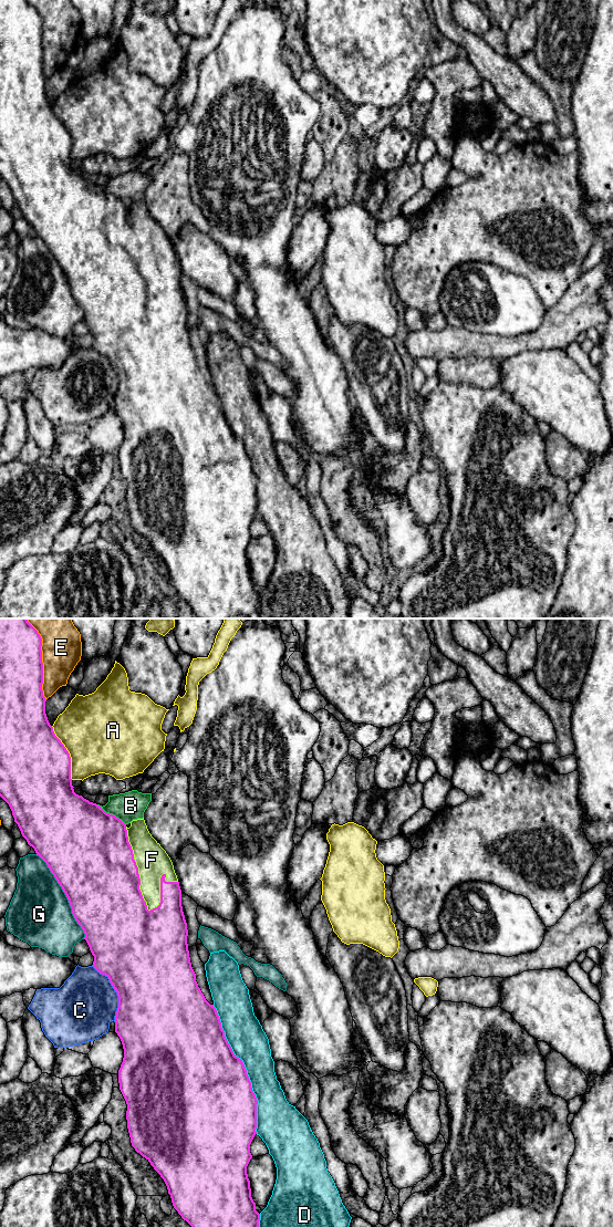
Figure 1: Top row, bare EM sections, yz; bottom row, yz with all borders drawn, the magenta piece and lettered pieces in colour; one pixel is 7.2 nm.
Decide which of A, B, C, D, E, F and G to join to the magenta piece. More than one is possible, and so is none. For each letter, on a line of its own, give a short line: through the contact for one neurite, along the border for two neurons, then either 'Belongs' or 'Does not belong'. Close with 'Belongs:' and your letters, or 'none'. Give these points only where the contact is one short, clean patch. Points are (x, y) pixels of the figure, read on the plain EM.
A: Does not belong
B: Does not belong
C: Does not belong
D: Does not belong
E: Does not belong
F: Belongs
G: Does not belong
Belongs: F

